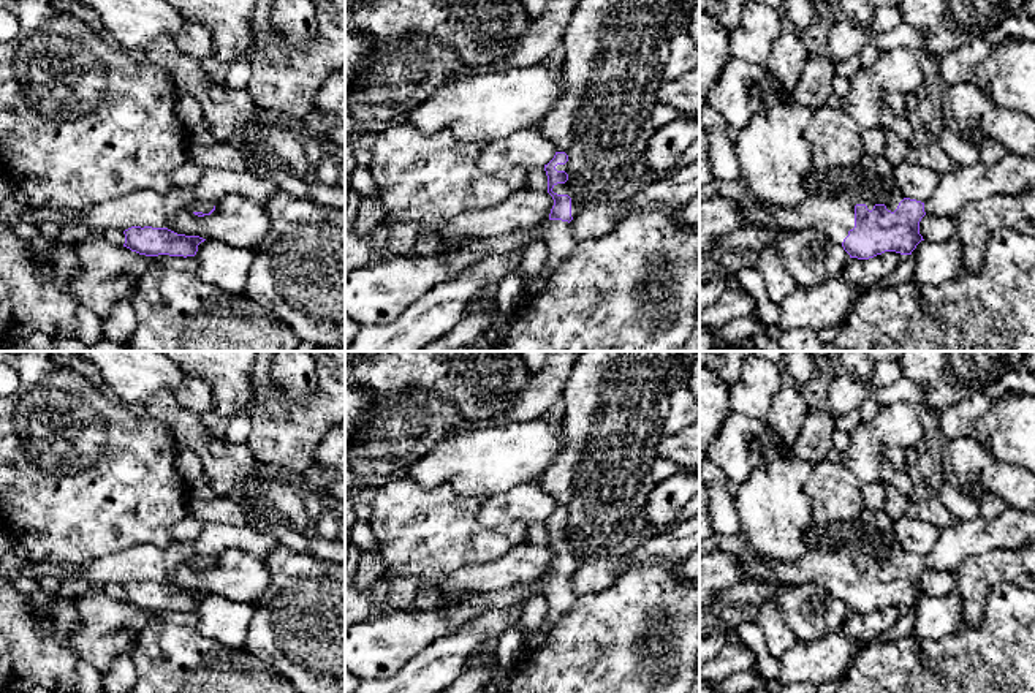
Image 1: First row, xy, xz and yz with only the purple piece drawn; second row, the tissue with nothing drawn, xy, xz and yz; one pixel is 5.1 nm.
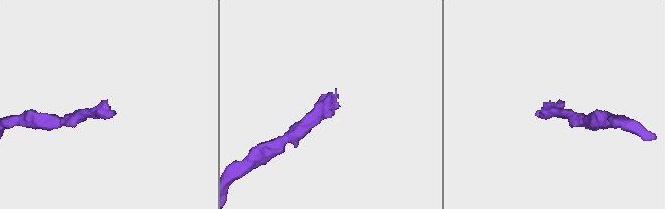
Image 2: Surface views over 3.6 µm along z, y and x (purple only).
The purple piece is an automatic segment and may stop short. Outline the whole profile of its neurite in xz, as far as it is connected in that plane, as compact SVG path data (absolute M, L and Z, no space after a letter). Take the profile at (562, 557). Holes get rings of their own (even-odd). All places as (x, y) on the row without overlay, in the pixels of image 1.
M582 351L578 356L562 396L565 449L540 478L543 489L557 503L554 513L544 519L548 547L554 554L549 574L543 579L548 614L543 625L524 638L516 661L530 658L546 642L555 622L573 609L578 596L571 589L570 576L584 563L608 557L641 521L655 486L652 465L658 457L657 446L671 407L668 375L673 361L674 351Z

